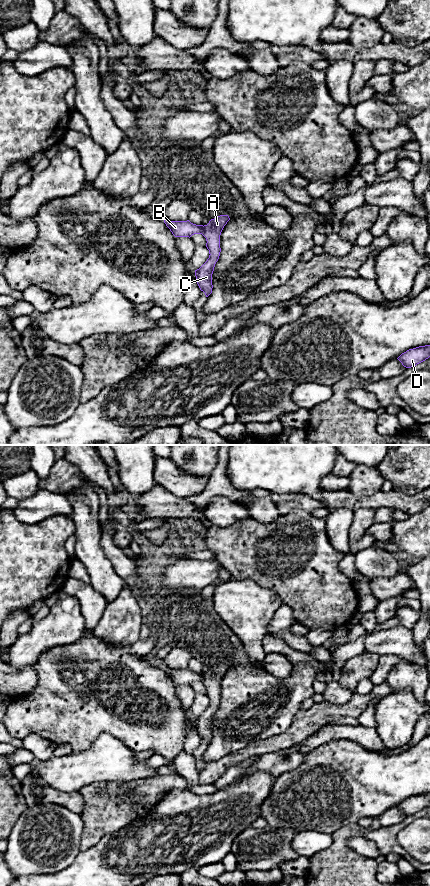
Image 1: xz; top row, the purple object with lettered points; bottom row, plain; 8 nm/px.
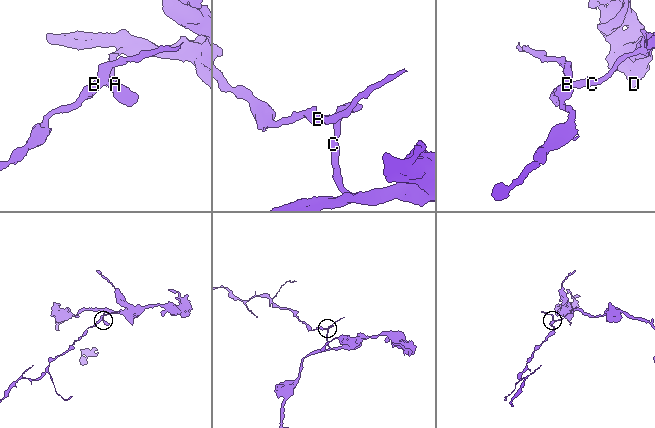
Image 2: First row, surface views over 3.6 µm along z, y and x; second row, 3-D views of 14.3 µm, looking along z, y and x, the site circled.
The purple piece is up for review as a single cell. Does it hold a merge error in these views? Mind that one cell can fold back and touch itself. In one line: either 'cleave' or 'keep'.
cleave

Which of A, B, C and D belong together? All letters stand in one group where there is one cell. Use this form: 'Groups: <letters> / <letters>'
Groups: A C D / B

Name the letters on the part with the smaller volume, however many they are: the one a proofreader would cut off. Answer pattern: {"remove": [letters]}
{"remove": ["B"]}

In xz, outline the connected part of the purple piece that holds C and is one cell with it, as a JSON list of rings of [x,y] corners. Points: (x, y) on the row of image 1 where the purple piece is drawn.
[[[220,215],[203,226],[202,235],[206,238],[206,247],[210,255],[207,261],[195,270],[195,276],[200,290],[205,293],[206,297],[212,293],[212,274],[221,252],[220,235],[229,220],[228,215]]]

